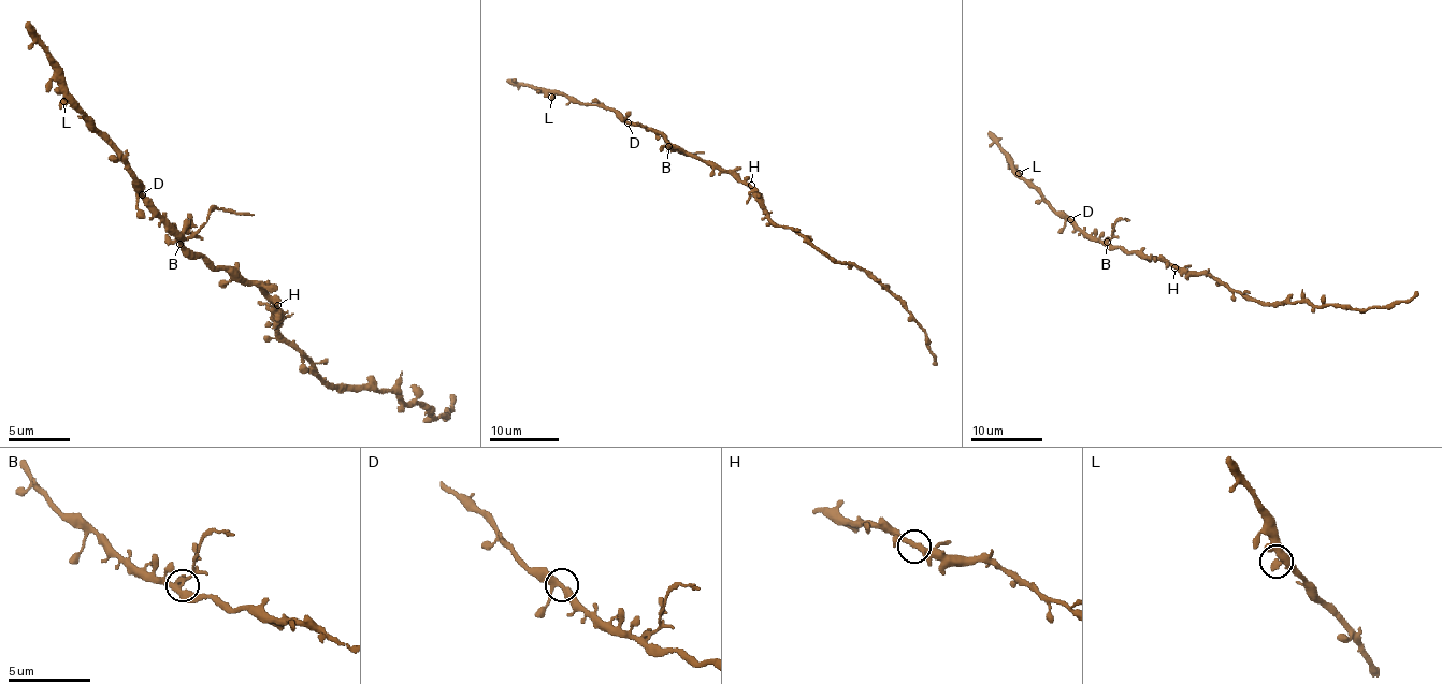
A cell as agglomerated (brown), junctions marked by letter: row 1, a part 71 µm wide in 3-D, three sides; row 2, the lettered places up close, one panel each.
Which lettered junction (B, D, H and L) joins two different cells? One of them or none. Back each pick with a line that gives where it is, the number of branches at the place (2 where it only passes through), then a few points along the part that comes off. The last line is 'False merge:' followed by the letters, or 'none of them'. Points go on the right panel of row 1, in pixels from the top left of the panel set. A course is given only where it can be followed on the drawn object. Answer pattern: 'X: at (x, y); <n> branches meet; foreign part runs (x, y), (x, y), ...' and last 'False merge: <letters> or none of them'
B: at (1107, 242); 4 branches meet; foreign part runs (1107, 242), (1113, 224), (1121, 219), (1129, 220)
False merge: B

